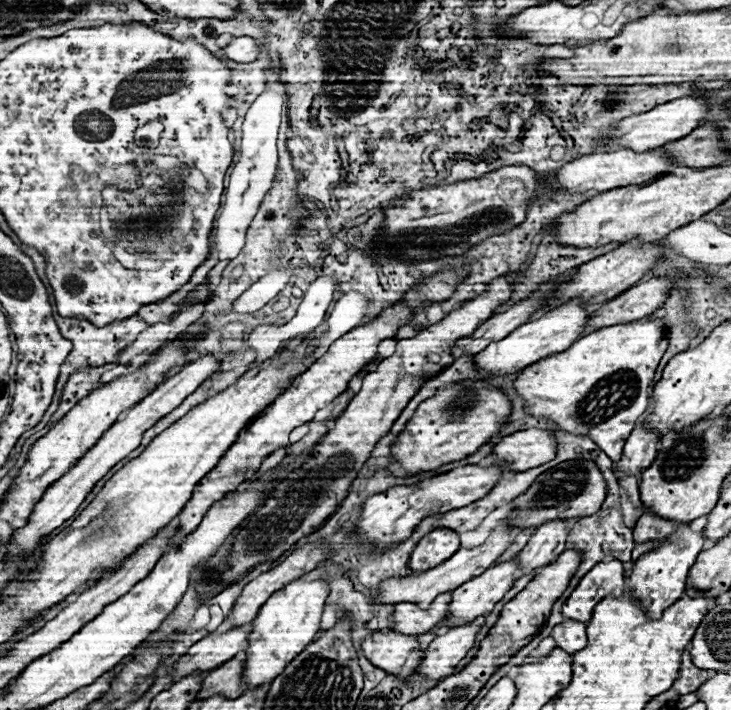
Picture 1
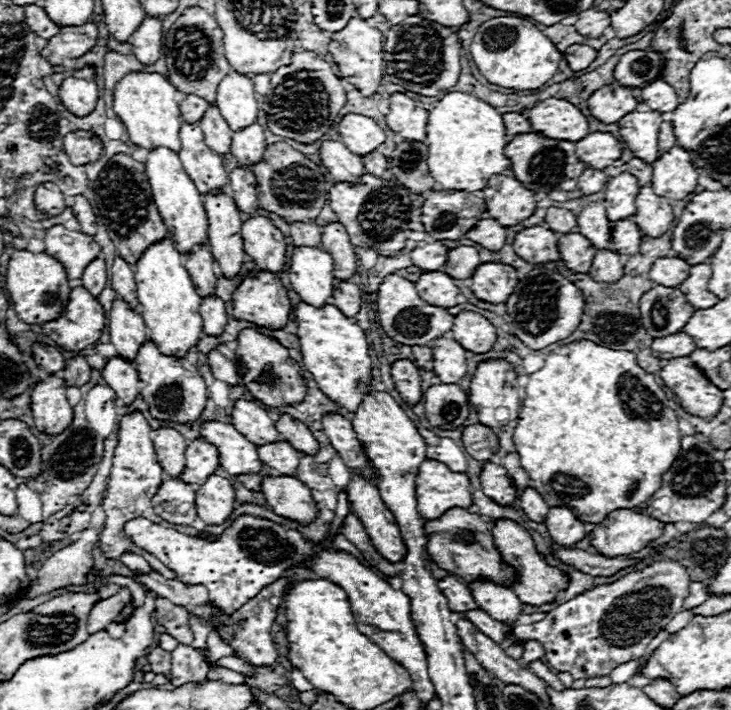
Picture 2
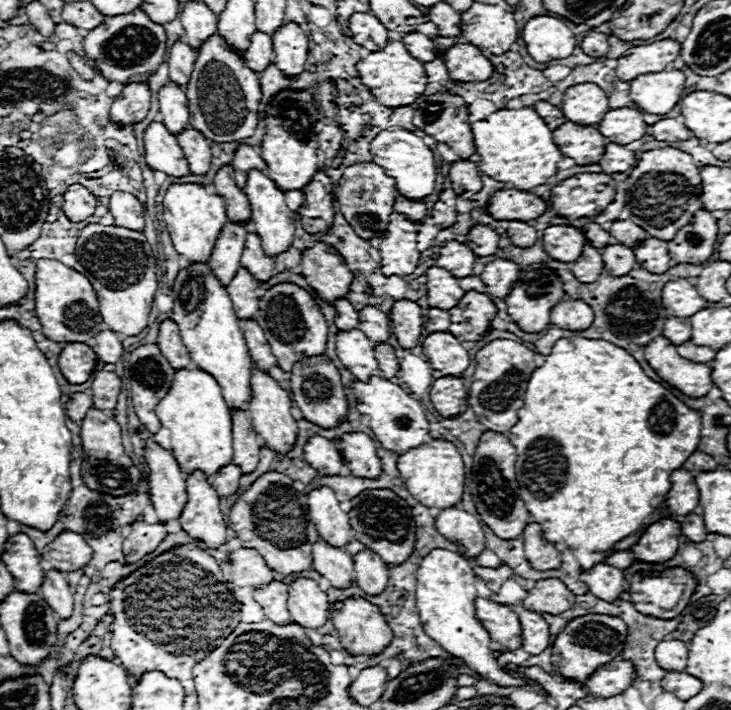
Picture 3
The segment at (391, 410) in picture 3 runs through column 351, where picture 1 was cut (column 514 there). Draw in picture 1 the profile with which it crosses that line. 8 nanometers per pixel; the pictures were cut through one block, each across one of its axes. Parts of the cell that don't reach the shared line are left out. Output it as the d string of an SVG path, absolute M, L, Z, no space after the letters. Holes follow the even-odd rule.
M642 318L628 324L606 326L580 338L568 350L556 352L528 366L514 382L514 388L524 398L528 414L550 418L558 424L560 430L590 436L612 458L612 462L618 462L622 458L622 448L630 432L634 430L638 418L648 406L650 384L666 348L668 348L668 338L666 338L664 320Z

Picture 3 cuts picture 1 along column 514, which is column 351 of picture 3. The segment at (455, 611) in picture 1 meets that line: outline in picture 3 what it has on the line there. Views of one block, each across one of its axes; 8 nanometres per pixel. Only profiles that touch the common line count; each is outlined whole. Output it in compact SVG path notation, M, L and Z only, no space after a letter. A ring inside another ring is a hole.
M322 538L312 546L314 570L332 582L336 588L346 588L352 582L352 556L344 548L330 546Z

